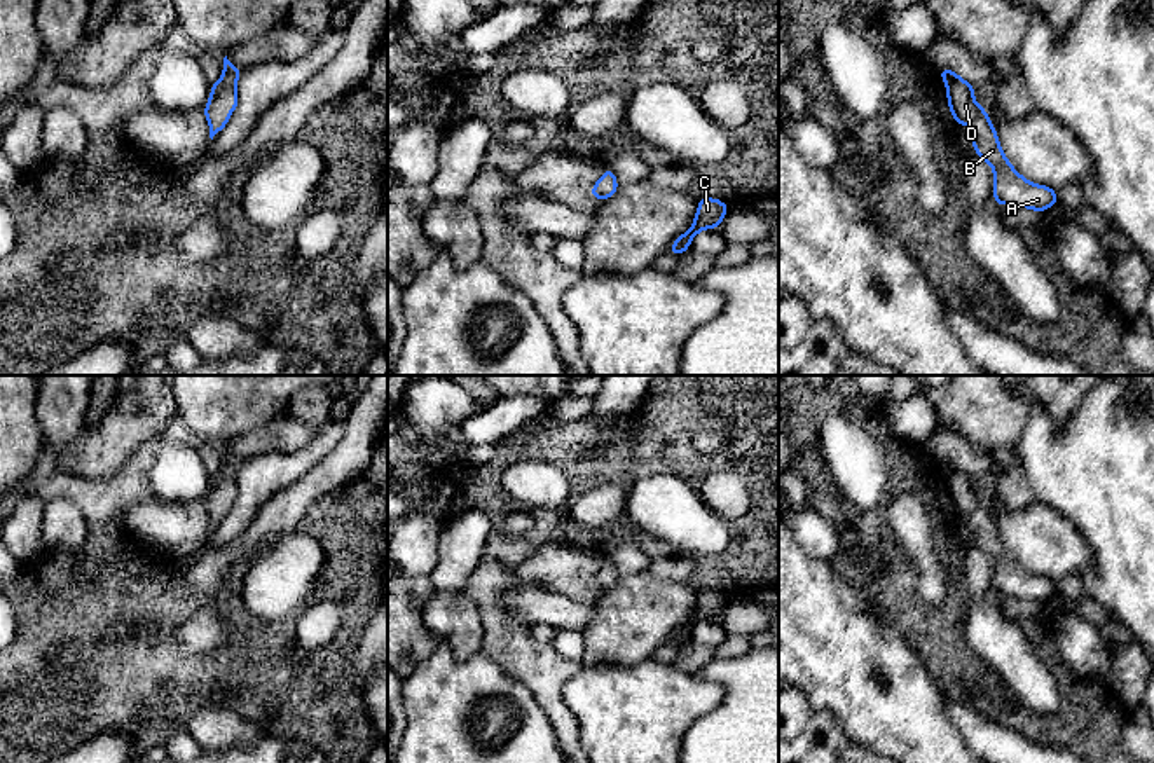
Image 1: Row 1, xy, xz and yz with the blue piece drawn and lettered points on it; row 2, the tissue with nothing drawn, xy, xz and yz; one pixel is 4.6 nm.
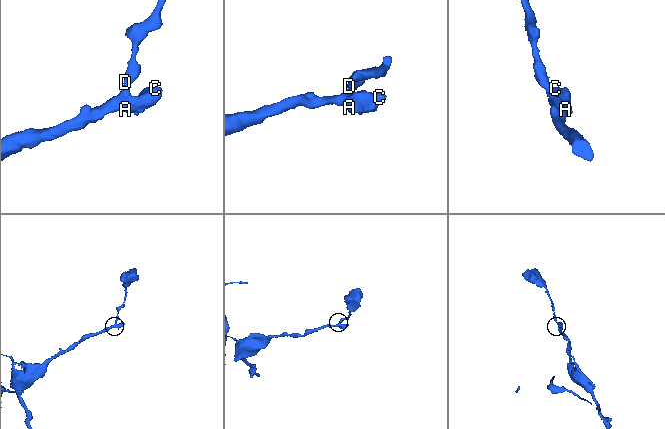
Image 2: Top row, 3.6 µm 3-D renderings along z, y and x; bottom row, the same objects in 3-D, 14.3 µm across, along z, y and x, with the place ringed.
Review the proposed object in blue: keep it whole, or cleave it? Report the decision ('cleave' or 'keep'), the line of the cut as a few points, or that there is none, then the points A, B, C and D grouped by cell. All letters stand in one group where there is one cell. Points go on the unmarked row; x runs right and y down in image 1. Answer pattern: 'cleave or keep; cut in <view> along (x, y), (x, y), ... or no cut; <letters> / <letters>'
keep; no cut; A B C D

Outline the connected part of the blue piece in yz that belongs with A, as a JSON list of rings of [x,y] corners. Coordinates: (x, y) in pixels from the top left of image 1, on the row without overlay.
[[[953,461],[938,463],[946,473],[948,498],[955,515],[965,515],[971,522],[974,545],[993,559],[993,590],[995,595],[1030,599],[1039,604],[1058,594],[1058,585],[1023,569],[1000,541],[995,519],[974,491],[974,477],[960,470]]]

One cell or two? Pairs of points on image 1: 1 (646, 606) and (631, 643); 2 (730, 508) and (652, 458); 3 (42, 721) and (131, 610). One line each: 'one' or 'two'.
1: one
2: two
3: one

